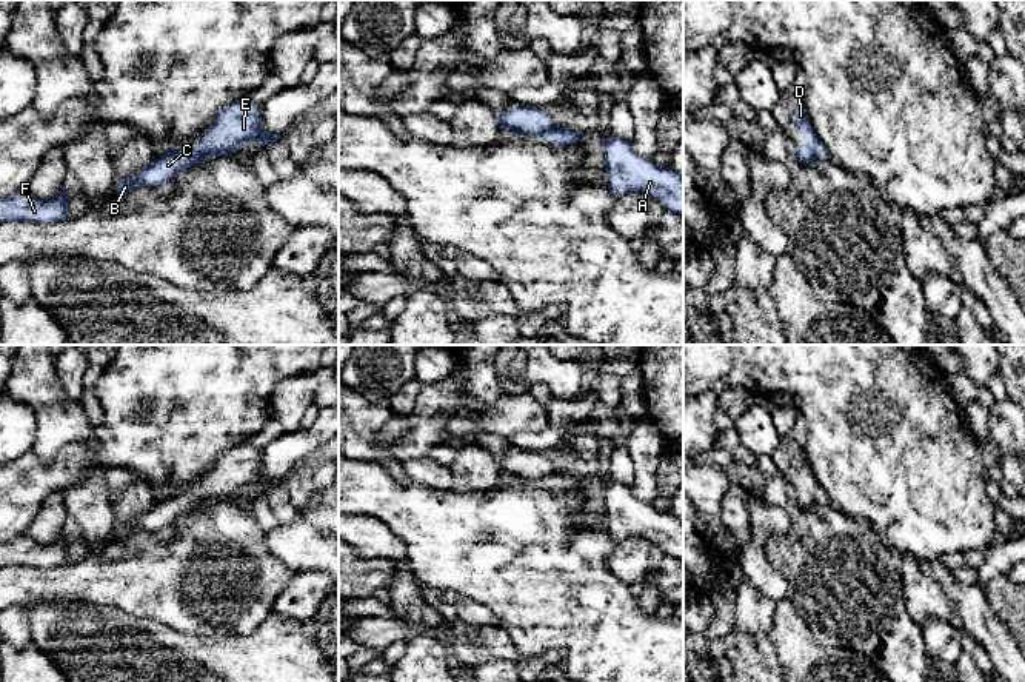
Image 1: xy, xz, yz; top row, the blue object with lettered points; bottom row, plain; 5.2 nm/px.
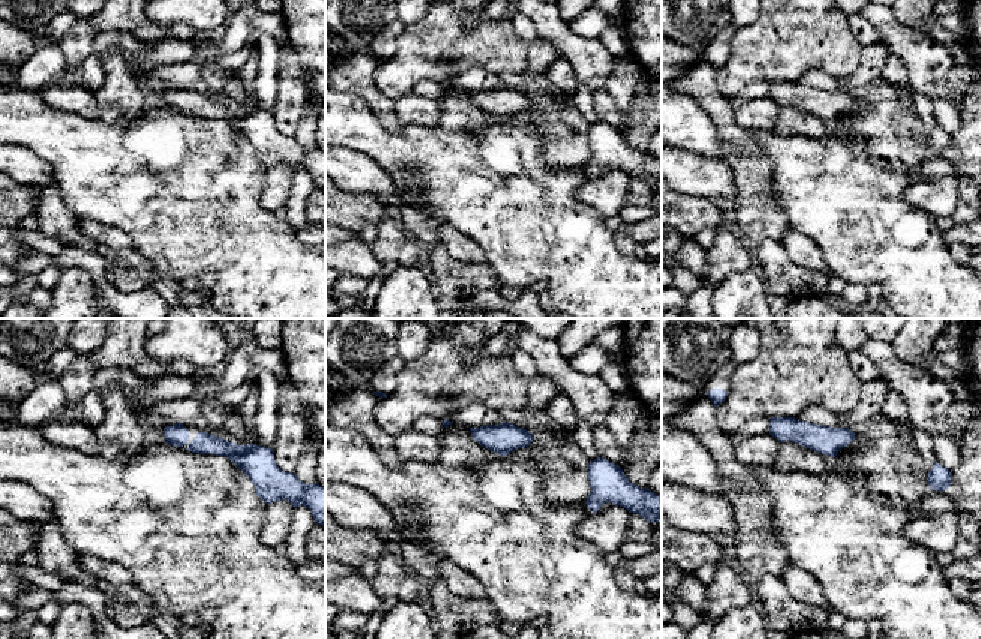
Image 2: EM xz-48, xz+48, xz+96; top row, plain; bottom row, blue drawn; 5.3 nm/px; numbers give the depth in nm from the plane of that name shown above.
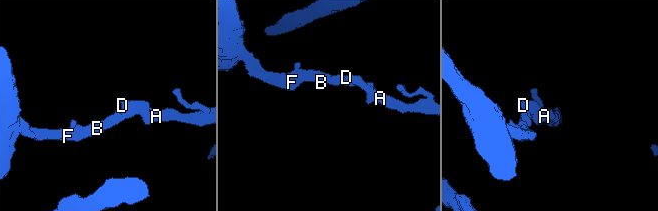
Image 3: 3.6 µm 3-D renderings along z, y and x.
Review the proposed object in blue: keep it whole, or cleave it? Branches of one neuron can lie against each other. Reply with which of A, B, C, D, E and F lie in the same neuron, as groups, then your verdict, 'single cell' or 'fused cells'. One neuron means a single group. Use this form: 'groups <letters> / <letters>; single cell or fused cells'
groups A B C D E F; single cell

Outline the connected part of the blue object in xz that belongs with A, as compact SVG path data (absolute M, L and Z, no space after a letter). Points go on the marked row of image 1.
M611 135L603 145L606 182L616 197L642 191L660 200L674 214L683 216L683 177L639 155L631 142Z

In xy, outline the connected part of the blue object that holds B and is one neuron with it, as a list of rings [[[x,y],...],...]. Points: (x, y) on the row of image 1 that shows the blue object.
[[[240,99],[220,109],[214,122],[197,135],[197,145],[172,146],[151,165],[140,168],[126,180],[115,179],[115,194],[122,196],[139,186],[157,186],[202,160],[228,155],[240,146],[269,145],[283,135],[265,131],[260,120],[260,105]]]

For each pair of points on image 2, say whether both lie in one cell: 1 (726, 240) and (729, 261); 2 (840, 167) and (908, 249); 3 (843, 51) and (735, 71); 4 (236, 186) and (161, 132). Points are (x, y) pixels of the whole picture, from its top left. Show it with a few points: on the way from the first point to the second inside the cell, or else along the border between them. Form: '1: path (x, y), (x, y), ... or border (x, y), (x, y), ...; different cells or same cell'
1: path (726, 245), (729, 257); same cell
2: path (846, 188), (887, 228); same cell
3: path (815, 50), (759, 50); same cell
4: path (218, 186), (179, 150); same cell

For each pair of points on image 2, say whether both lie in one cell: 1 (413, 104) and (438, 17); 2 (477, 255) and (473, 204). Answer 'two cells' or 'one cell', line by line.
1: two cells
2: two cells

